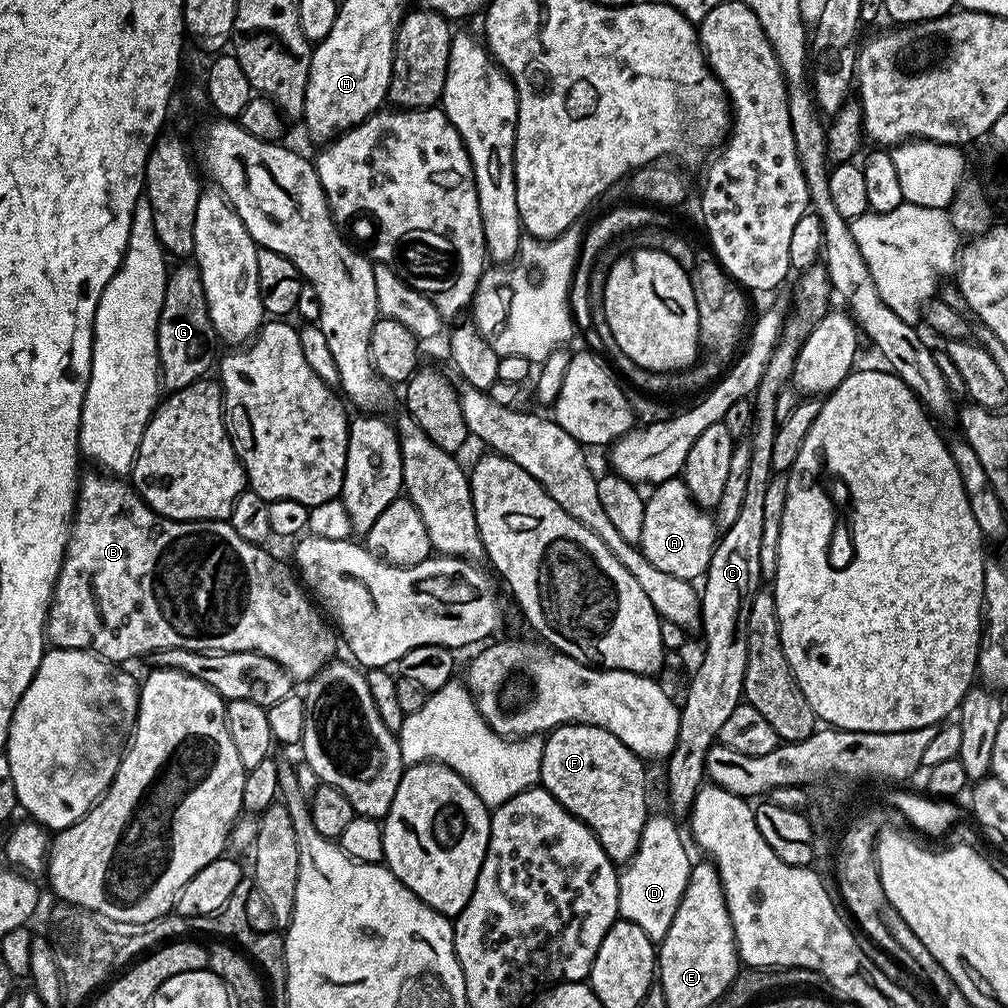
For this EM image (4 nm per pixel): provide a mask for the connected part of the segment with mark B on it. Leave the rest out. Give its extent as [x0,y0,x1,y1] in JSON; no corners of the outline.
[47,470,338,682]

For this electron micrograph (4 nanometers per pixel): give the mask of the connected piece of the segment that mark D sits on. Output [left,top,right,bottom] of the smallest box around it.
[618,815,693,942]

